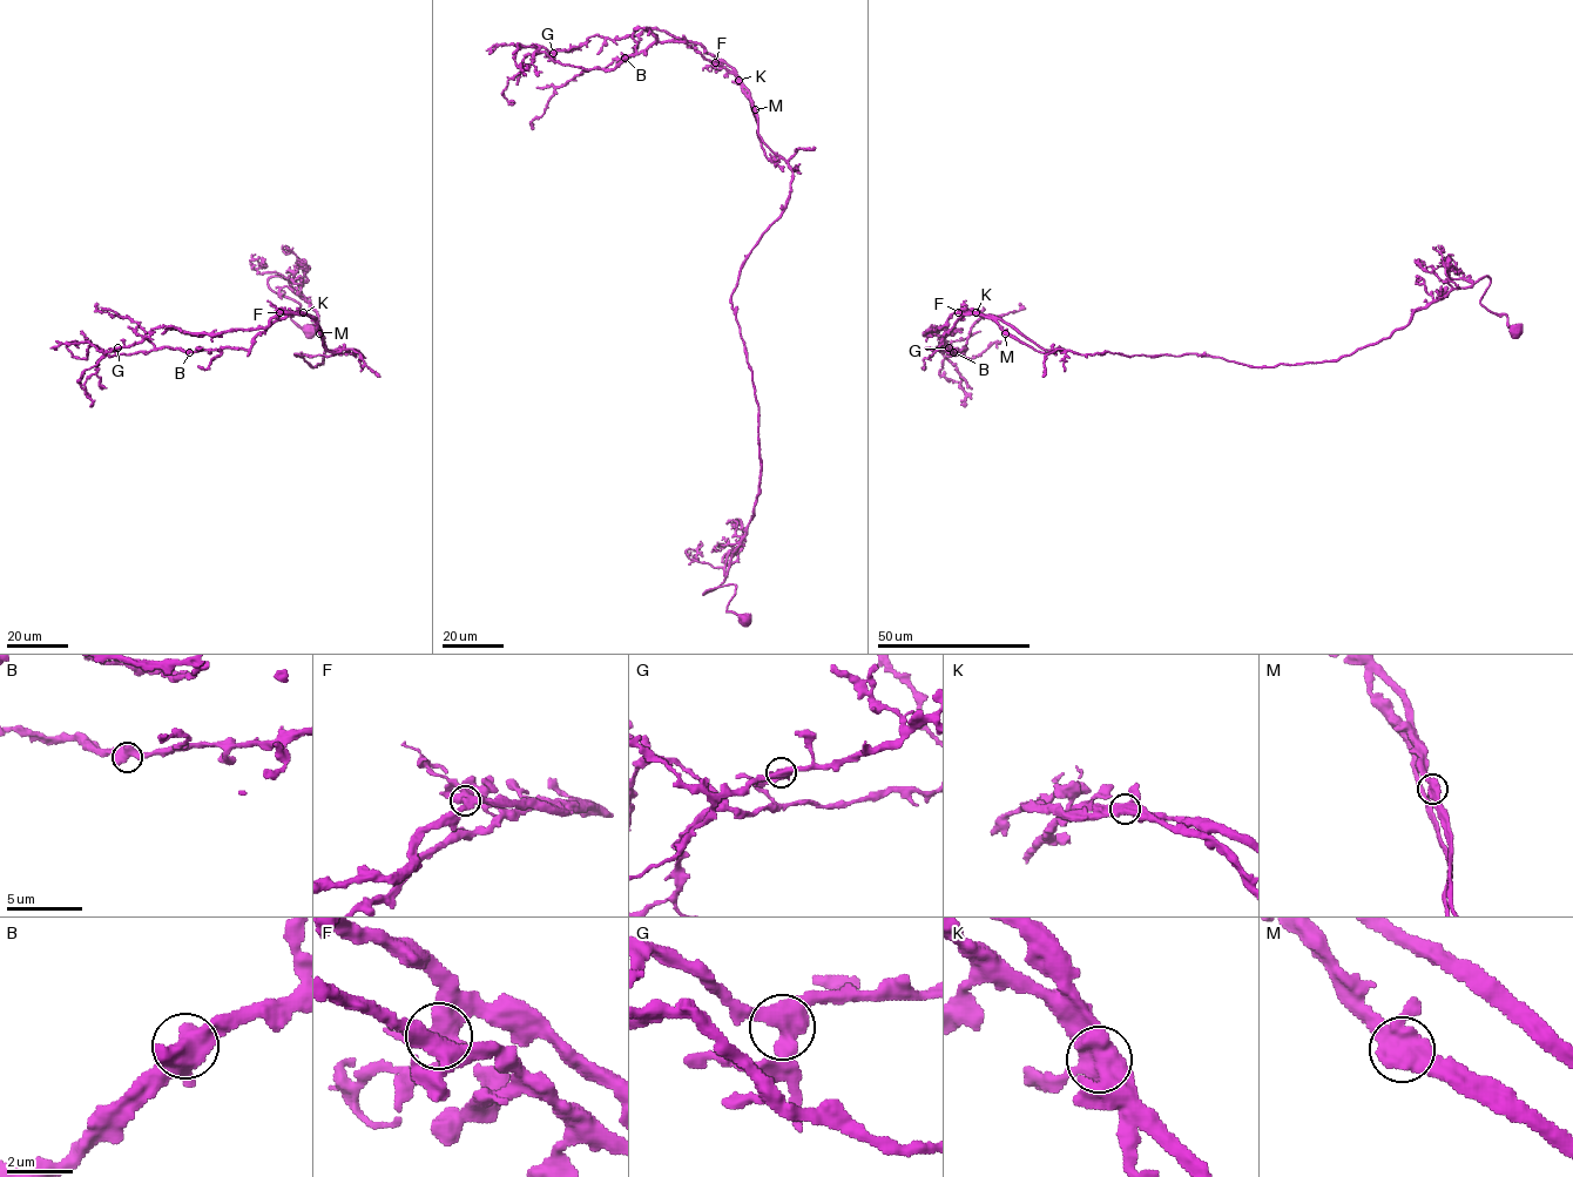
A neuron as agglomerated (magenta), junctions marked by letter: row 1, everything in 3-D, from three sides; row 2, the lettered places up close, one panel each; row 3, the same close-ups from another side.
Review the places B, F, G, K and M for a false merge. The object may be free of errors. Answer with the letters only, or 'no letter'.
K

